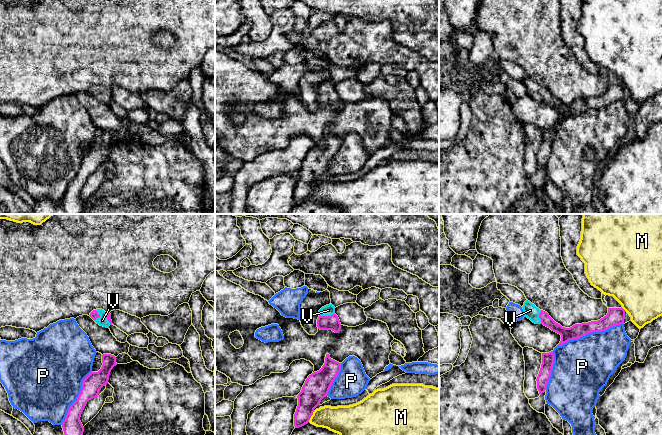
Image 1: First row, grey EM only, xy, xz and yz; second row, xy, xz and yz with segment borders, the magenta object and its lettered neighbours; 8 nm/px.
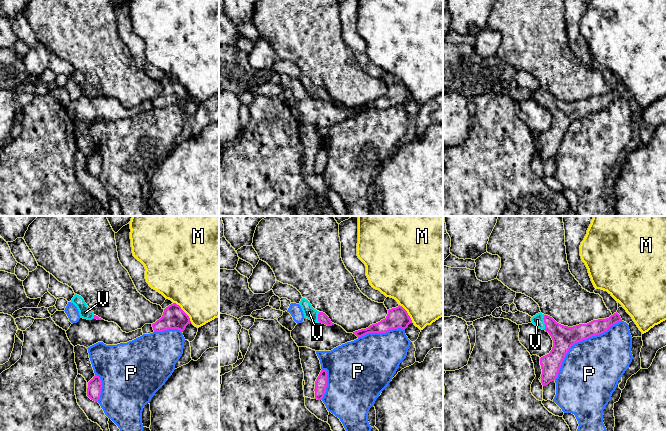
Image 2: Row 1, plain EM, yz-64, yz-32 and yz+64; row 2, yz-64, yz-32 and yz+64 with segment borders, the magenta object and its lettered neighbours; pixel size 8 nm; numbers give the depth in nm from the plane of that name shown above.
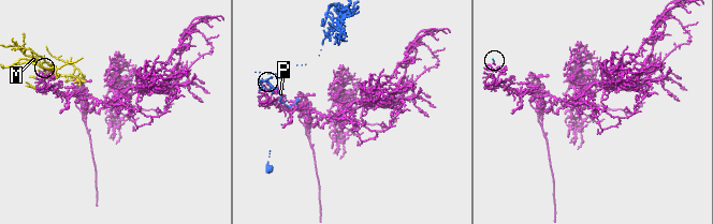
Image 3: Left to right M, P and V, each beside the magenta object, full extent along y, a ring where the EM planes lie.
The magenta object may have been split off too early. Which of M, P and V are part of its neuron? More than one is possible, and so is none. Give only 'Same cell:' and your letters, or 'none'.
Same cell: V

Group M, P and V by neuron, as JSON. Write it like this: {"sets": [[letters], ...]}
{"sets": [["M"], ["P"], ["V"]]}

